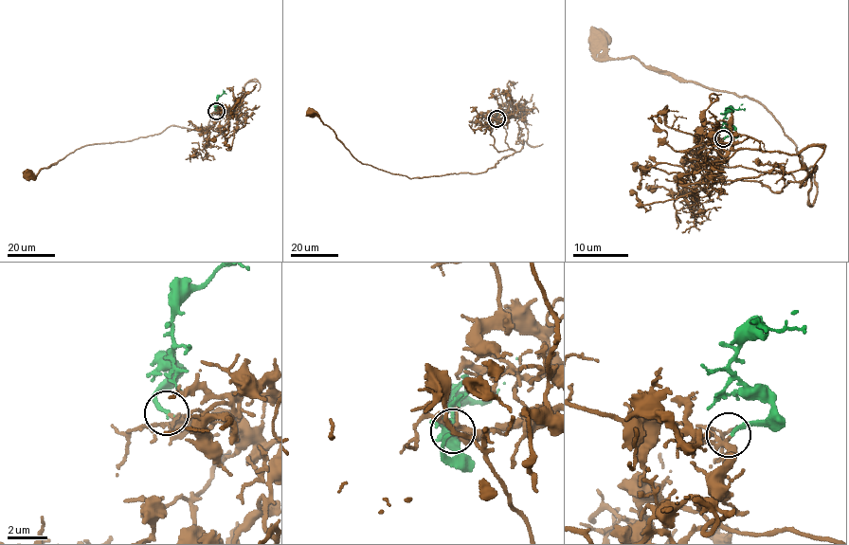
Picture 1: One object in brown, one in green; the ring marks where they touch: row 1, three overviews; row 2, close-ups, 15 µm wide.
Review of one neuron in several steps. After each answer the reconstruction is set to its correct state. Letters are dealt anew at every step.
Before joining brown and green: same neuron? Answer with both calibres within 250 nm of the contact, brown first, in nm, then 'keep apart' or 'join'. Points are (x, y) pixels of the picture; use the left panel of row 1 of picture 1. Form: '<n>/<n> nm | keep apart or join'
200/190 nm | join

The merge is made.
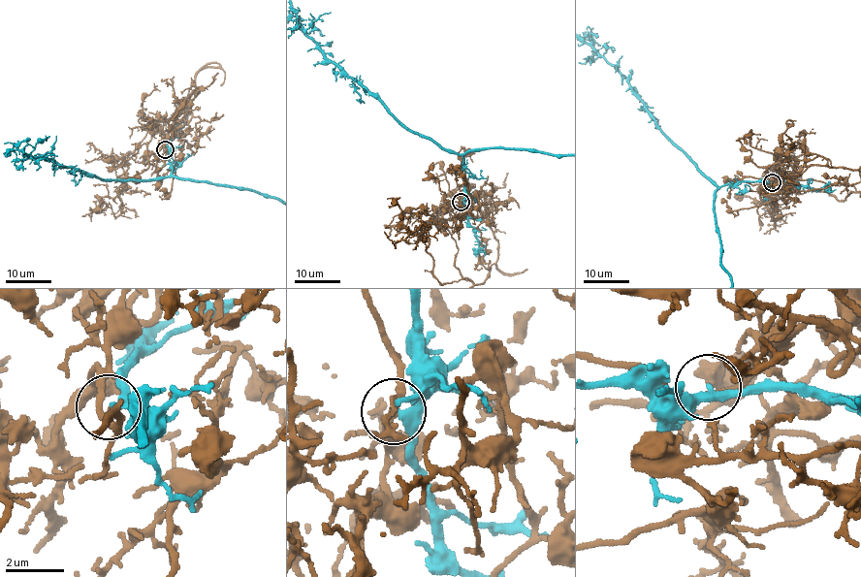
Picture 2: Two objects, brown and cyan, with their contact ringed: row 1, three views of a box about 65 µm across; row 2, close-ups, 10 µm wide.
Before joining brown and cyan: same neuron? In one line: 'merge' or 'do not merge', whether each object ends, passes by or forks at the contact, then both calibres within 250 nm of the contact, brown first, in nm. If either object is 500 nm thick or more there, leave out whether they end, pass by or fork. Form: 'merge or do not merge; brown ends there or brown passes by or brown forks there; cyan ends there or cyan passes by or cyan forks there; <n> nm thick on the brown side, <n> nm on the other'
do not merge; brown passes by; cyan passes by; 180 nm thick on the brown side, 280 nm on the other

